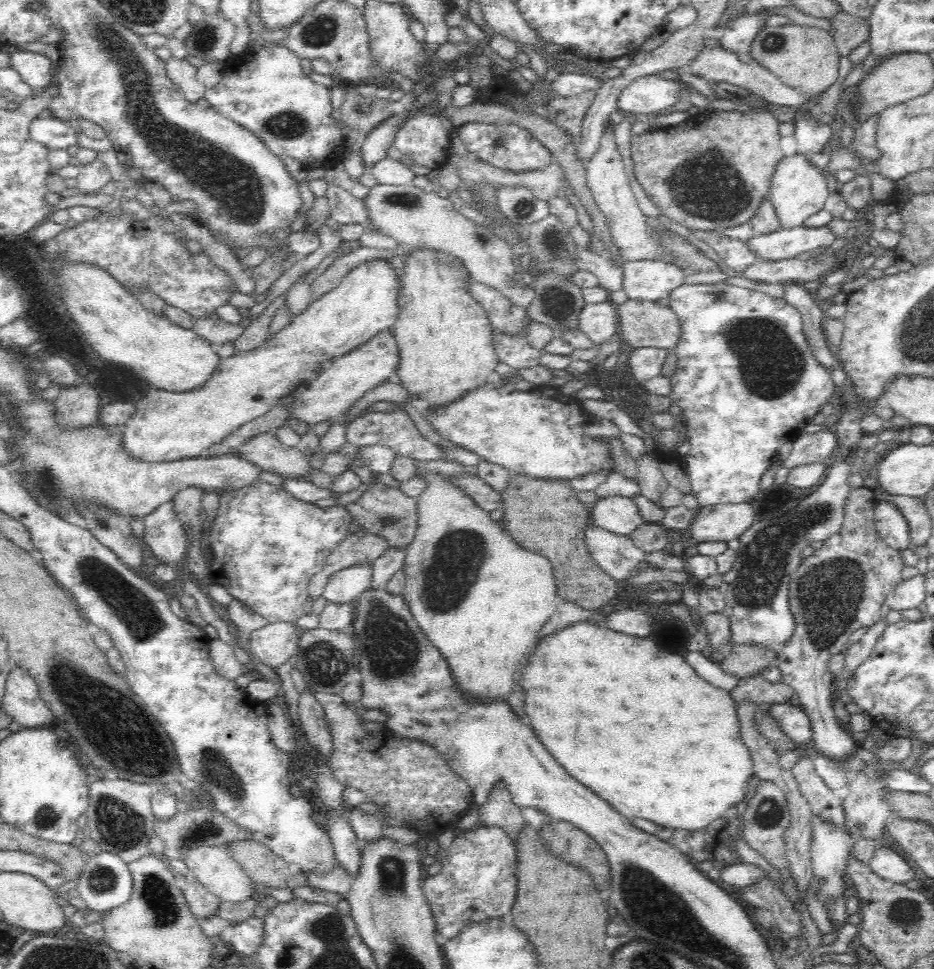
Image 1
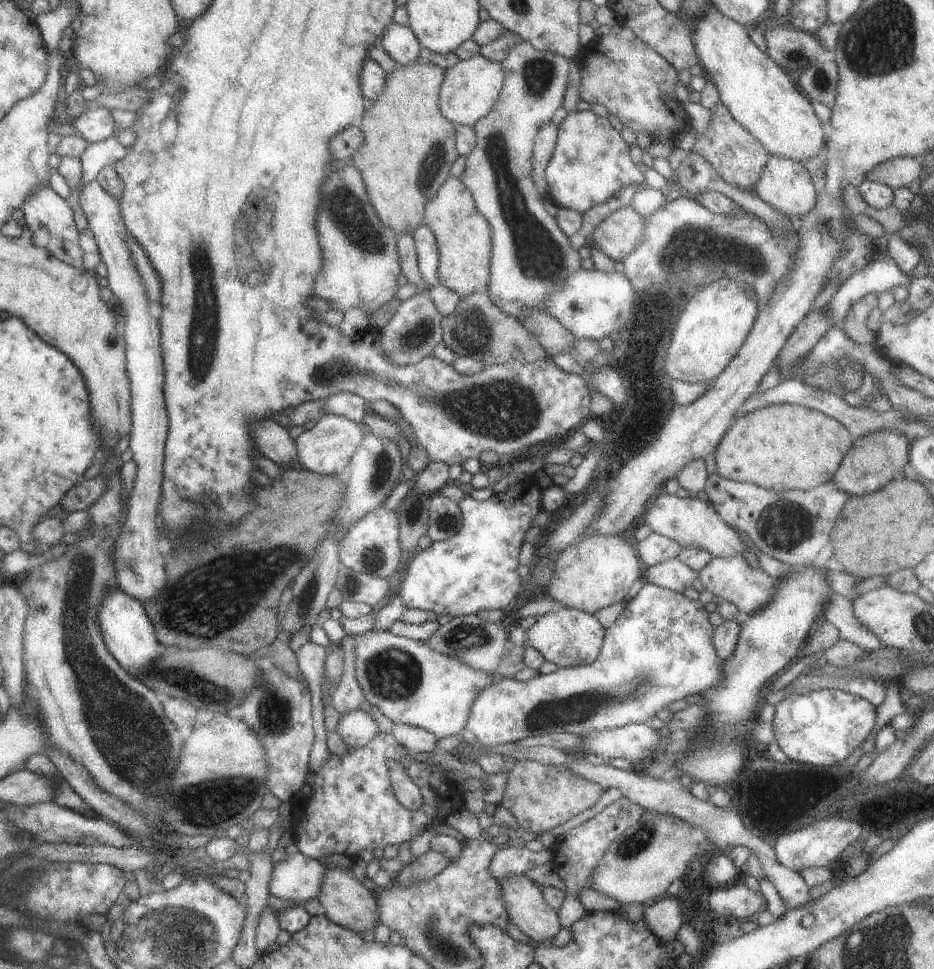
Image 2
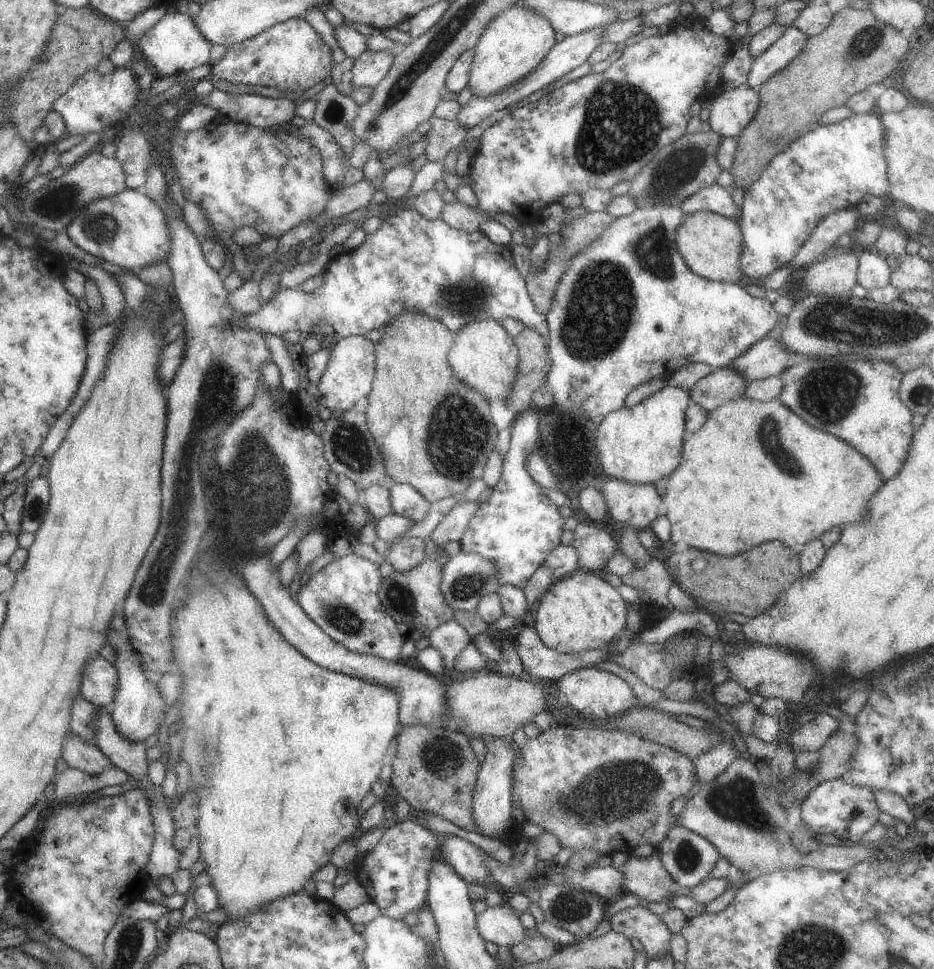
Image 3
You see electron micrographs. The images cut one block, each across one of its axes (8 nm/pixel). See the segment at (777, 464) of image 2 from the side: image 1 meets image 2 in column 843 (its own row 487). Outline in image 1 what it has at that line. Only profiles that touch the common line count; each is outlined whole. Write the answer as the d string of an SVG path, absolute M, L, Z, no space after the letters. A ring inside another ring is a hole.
M426 474L423 480L426 481L427 486L425 491L417 498L417 531L413 542L406 548L406 558L403 566L406 580L402 595L421 631L446 659L448 668L451 670L451 675L455 680L455 686L457 686L460 693L464 697L472 699L472 701L504 701L511 694L520 664L526 654L528 654L528 648L532 646L530 642L536 638L536 634L542 630L542 626L546 624L546 620L552 616L552 612L556 608L556 600L558 600L556 596L557 586L555 585L552 565L544 556L528 552L528 550L520 548L518 544L514 544L514 540L498 526L498 522L492 520L489 512L482 510L476 504L476 501L470 498L469 494L464 493L460 487L455 486L455 482L449 476Z

